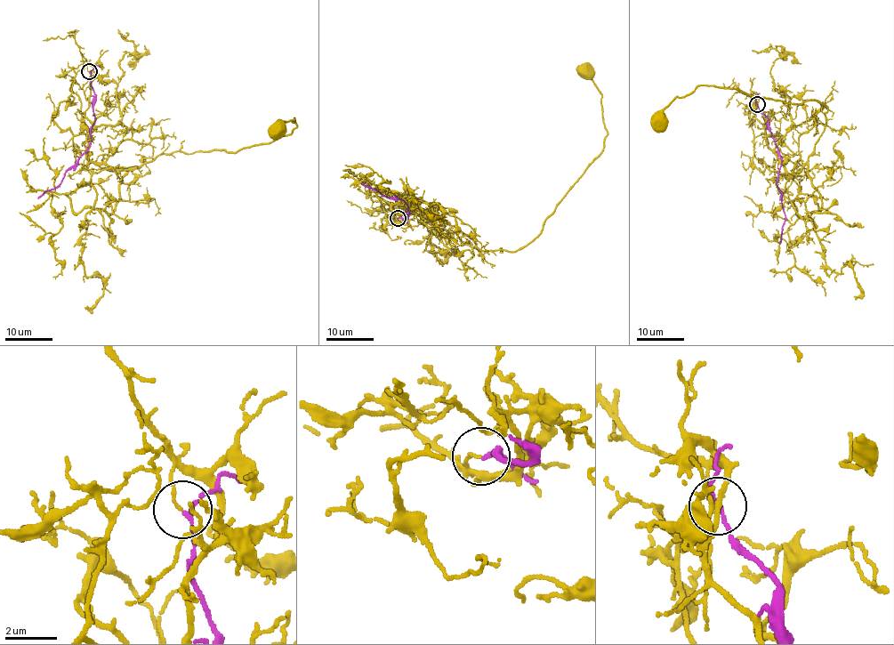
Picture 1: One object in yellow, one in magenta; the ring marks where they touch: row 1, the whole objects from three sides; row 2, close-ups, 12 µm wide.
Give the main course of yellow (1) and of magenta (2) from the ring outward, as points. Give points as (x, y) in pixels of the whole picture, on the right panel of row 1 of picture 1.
1: (757, 104), (768, 148), (792, 176), (825, 125), (824, 103), (699, 84), (674, 97), (659, 124)
2: (757, 104), (769, 119), (770, 135), (781, 159), (777, 185), (785, 216), (779, 243)

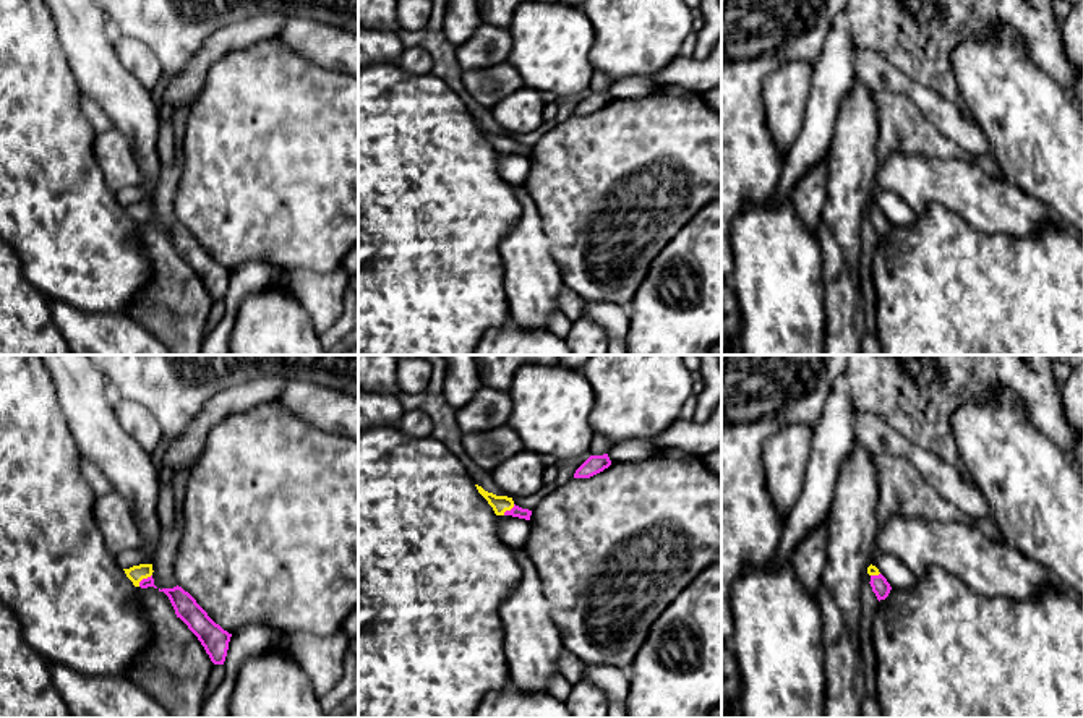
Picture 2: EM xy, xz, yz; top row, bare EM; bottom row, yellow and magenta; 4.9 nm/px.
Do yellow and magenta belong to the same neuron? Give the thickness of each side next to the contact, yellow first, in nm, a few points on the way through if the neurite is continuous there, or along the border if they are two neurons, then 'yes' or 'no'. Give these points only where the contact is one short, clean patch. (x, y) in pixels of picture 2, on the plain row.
90/60 nm | along xz (514, 141), (503, 151) | no

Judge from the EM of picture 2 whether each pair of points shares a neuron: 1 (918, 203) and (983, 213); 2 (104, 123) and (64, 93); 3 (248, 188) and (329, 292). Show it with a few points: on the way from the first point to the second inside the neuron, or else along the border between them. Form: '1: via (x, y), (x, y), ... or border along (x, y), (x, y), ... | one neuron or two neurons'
1: via (934, 195), (967, 196) | one neuron
2: border along (80, 96), (80, 111), (98, 132) | two neurons
3: border along (341, 264), (326, 273), (297, 269), (284, 277) | two neurons

